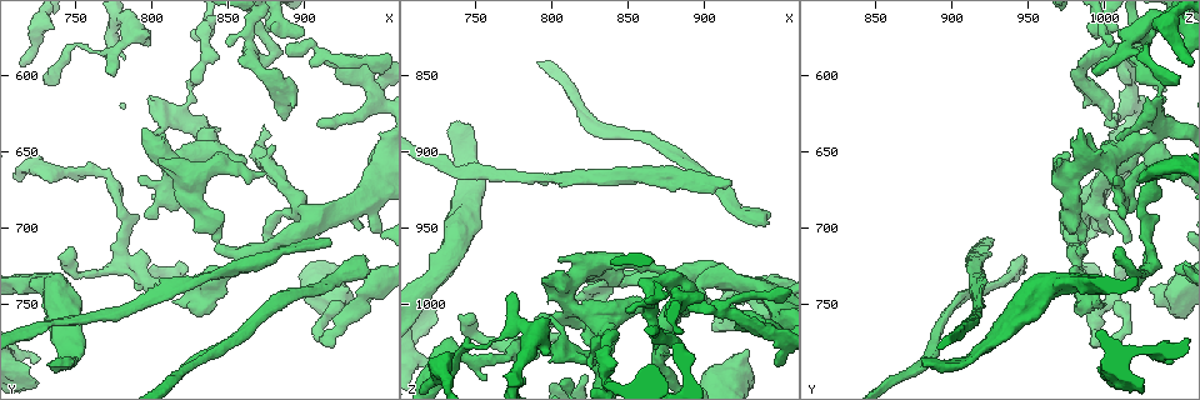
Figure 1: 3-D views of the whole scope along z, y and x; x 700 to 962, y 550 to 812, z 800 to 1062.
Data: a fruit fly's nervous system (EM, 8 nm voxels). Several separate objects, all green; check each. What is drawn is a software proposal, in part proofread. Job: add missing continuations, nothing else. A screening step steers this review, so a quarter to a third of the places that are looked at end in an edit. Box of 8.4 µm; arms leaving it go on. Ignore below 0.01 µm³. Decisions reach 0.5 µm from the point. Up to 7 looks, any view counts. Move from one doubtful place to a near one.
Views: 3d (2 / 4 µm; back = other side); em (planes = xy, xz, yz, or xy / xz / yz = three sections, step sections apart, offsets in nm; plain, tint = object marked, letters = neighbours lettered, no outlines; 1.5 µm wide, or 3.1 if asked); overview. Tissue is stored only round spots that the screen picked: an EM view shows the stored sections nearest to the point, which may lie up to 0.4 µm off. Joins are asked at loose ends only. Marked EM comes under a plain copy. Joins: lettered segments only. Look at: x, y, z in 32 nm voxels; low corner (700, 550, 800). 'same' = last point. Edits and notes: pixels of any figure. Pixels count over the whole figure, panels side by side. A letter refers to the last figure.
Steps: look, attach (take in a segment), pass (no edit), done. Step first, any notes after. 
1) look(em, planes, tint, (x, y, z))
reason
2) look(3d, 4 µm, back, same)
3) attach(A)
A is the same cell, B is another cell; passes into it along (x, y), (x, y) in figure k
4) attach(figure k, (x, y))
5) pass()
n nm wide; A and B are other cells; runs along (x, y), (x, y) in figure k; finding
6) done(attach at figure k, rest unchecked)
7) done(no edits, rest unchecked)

look(em, planes, letters, (886, 630, 1002))
an open end

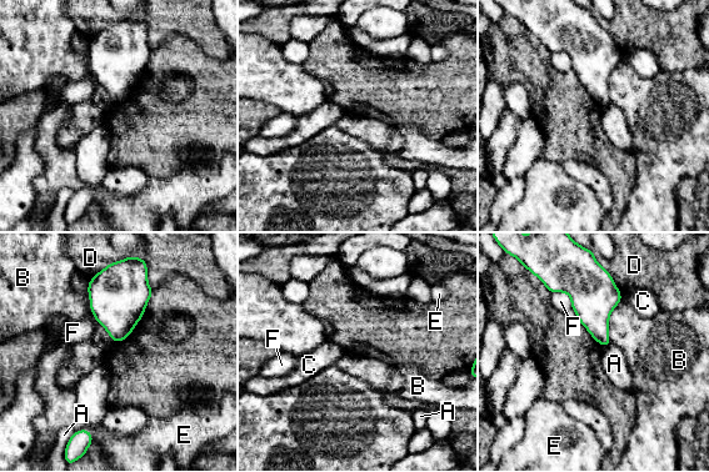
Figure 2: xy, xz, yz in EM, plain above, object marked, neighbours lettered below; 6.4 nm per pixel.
pass()
A, B, C, D, E and F are other cells; none of them fits

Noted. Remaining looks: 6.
look(3d, 2 µm, (722, 786, 1044))
free end

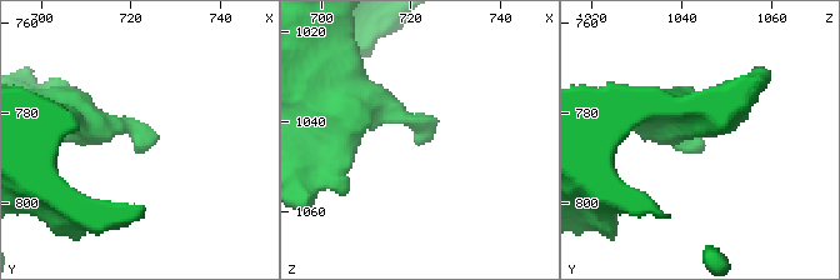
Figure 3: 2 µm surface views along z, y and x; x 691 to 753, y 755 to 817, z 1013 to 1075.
look(em, planes, tint, (722, 786, 1046))

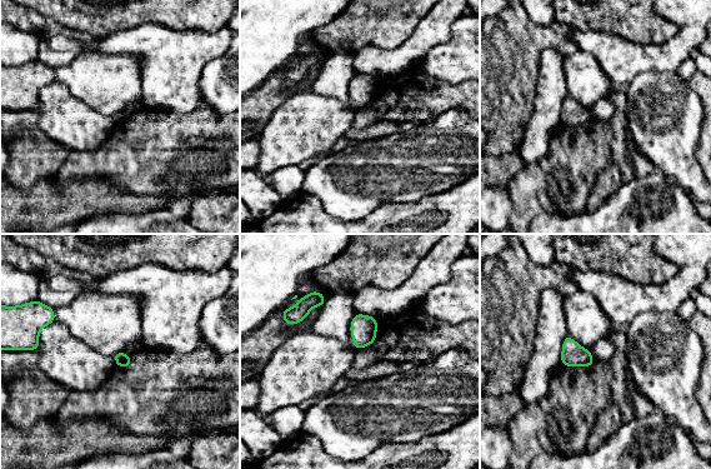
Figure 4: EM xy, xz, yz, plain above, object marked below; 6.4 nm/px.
look(em, planes, letters, same)
see the neighbours

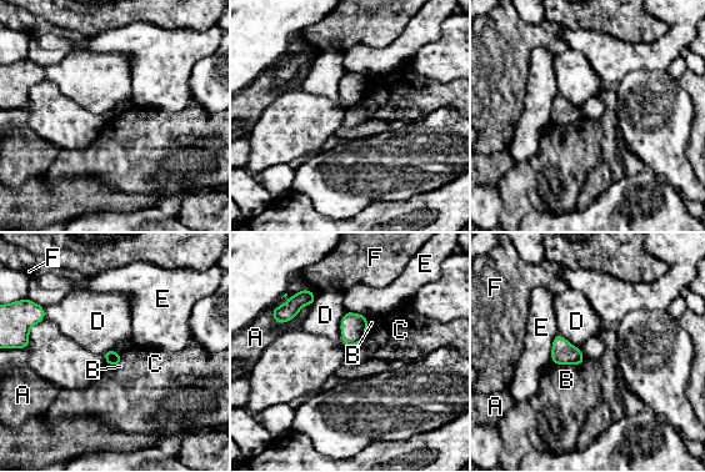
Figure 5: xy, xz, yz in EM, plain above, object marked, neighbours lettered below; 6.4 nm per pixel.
pass()
A, B, C, D, E and F are other cells; none of them fits

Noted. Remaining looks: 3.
look(em, planes, letters, (738, 786, 880))
branch stops here

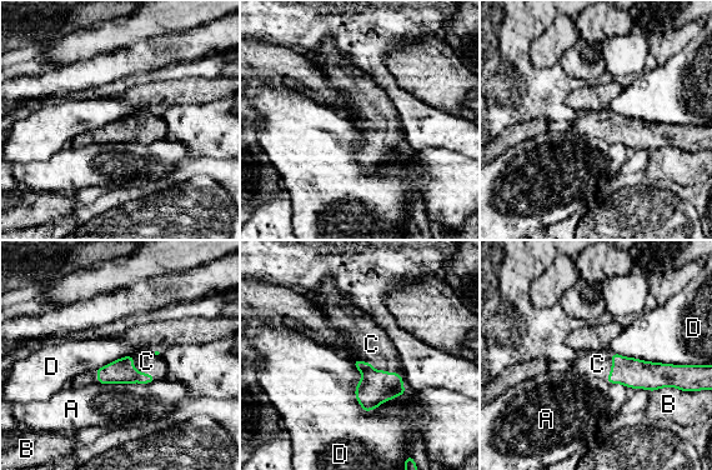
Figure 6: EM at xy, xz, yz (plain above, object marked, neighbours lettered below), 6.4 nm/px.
attach(C)
D touches over 420 nm; C is the same cell, A, B and D are other cells; passes into it along (376, 386), (380, 370), (371, 344) in figure 6; it goes on there

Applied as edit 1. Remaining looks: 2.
done(attach at figure 6, rest unchecked)

